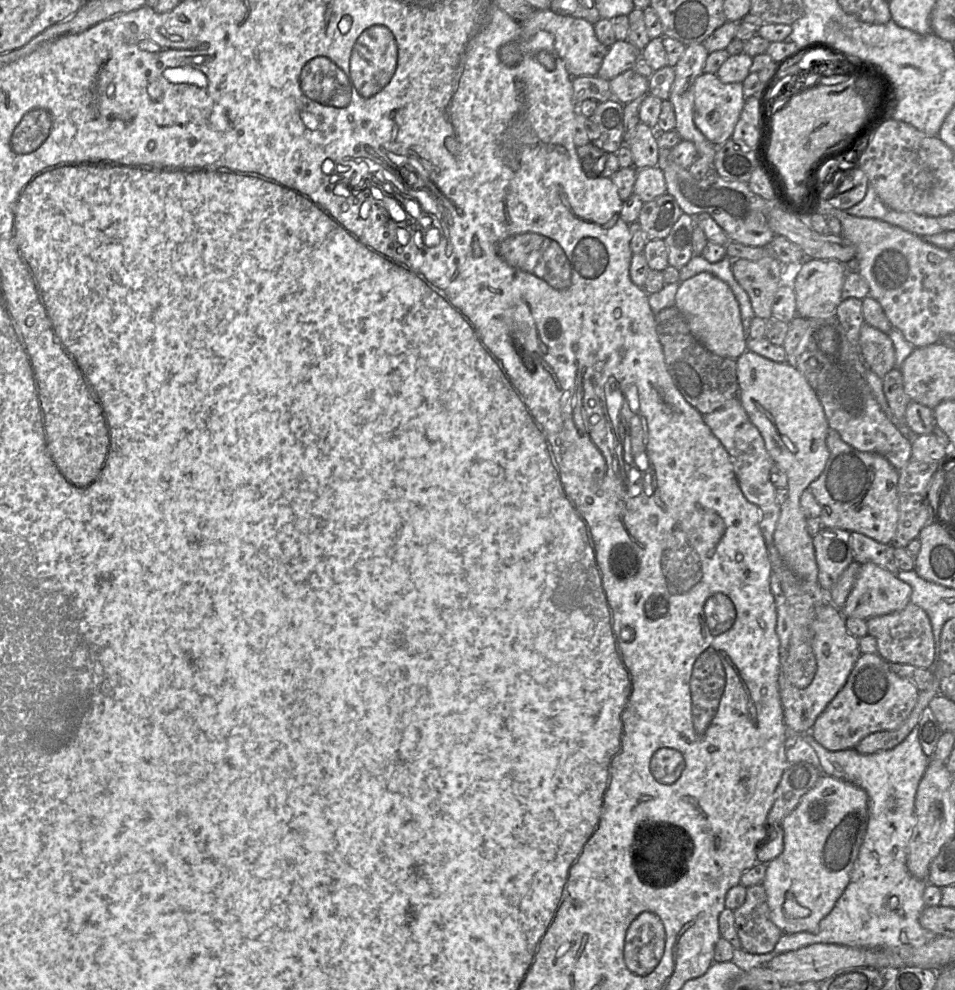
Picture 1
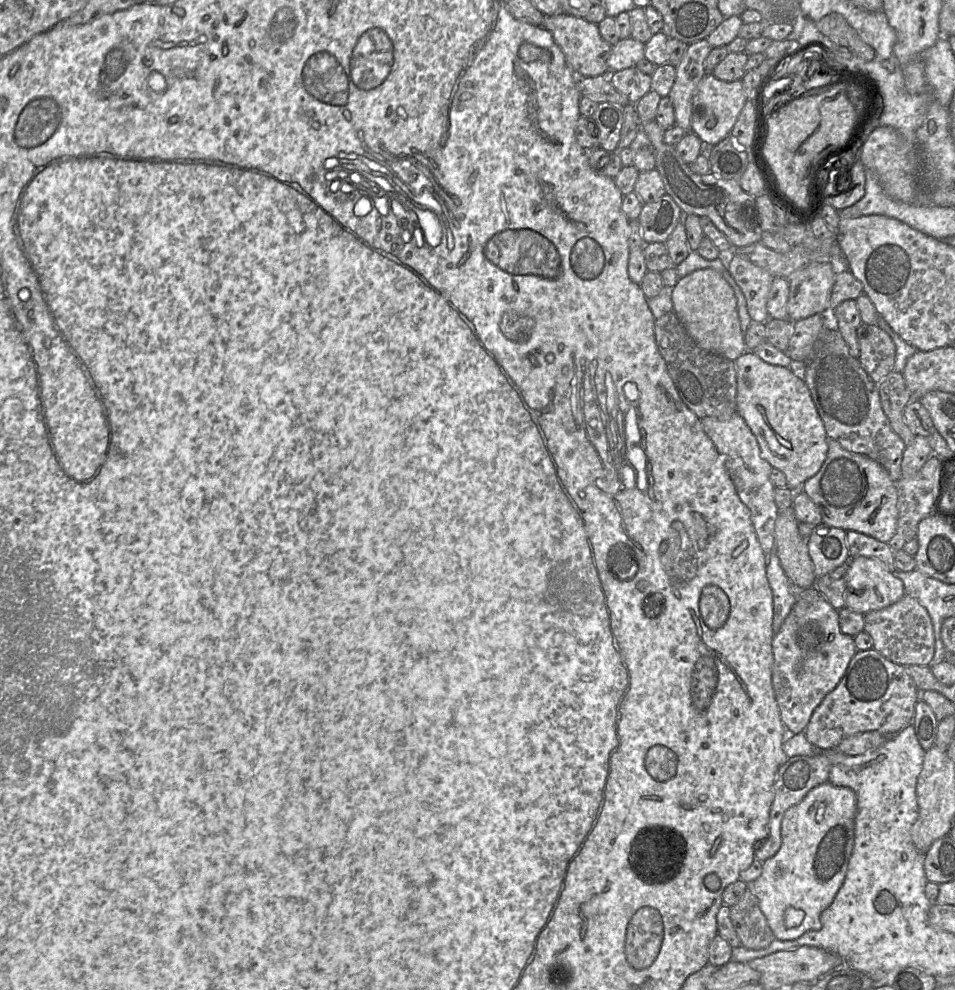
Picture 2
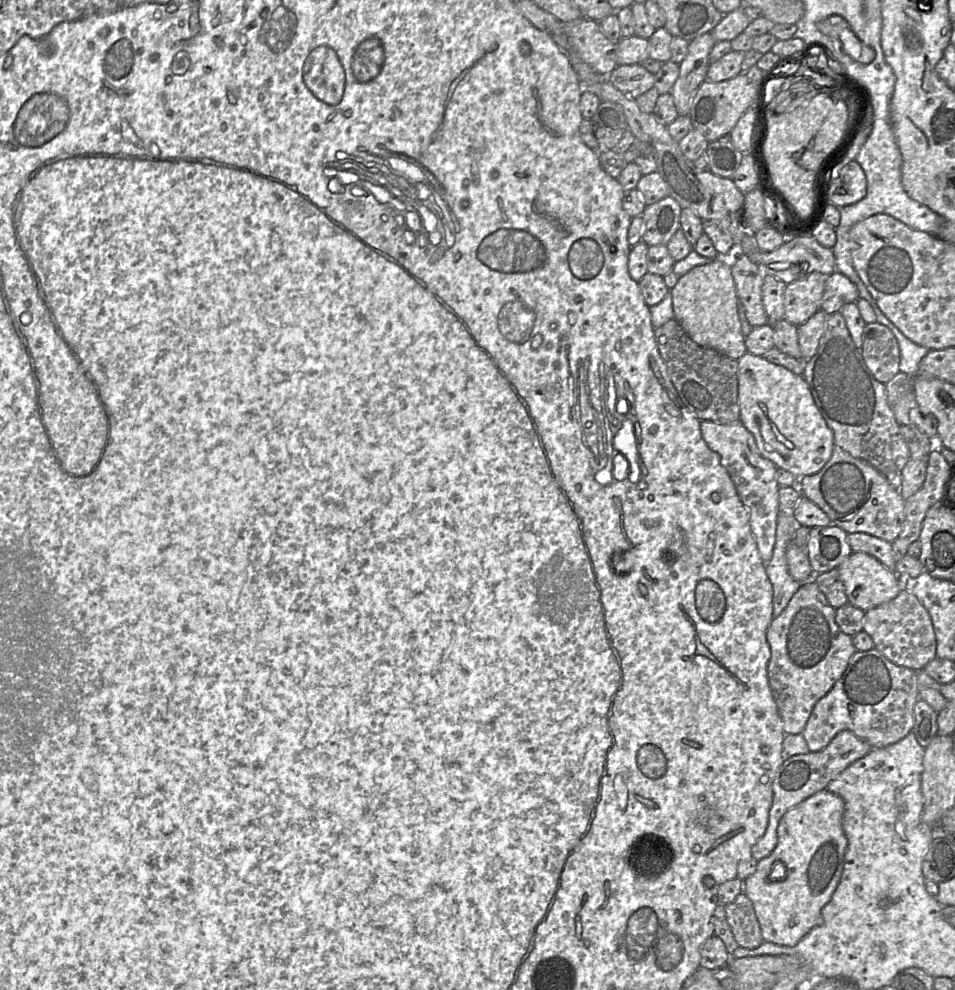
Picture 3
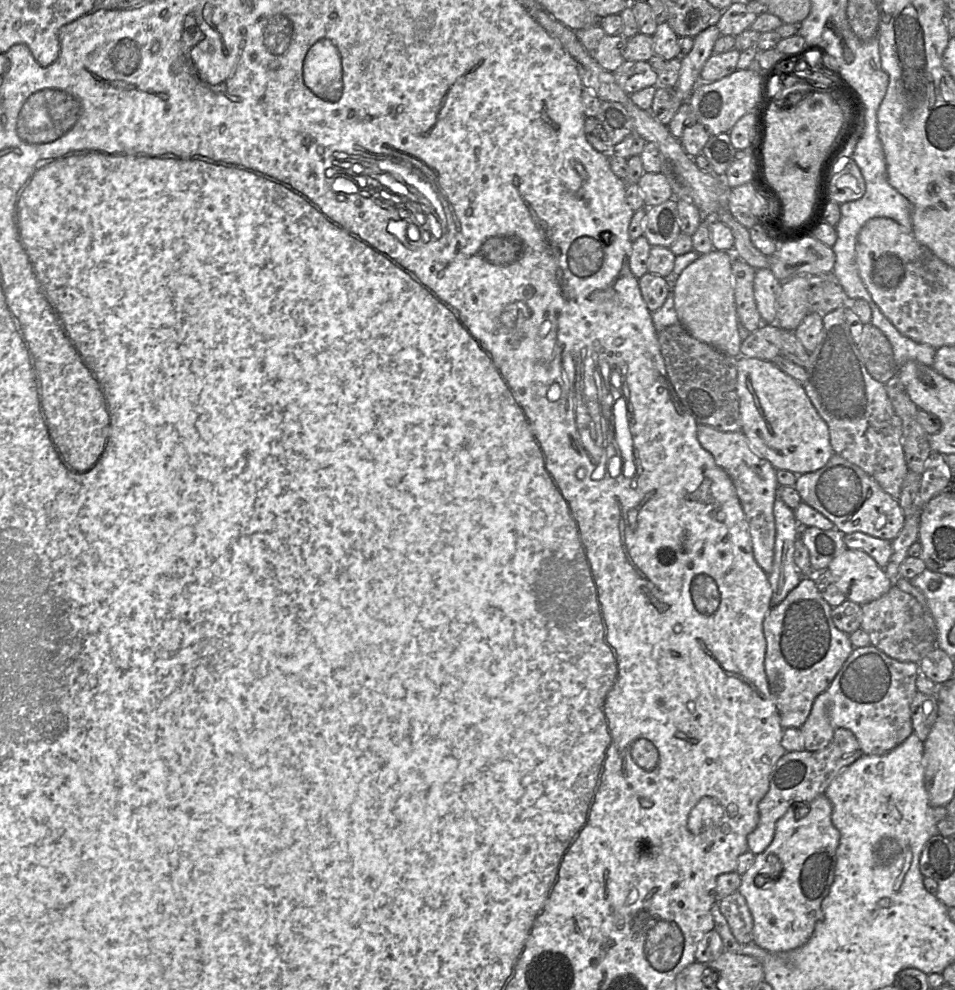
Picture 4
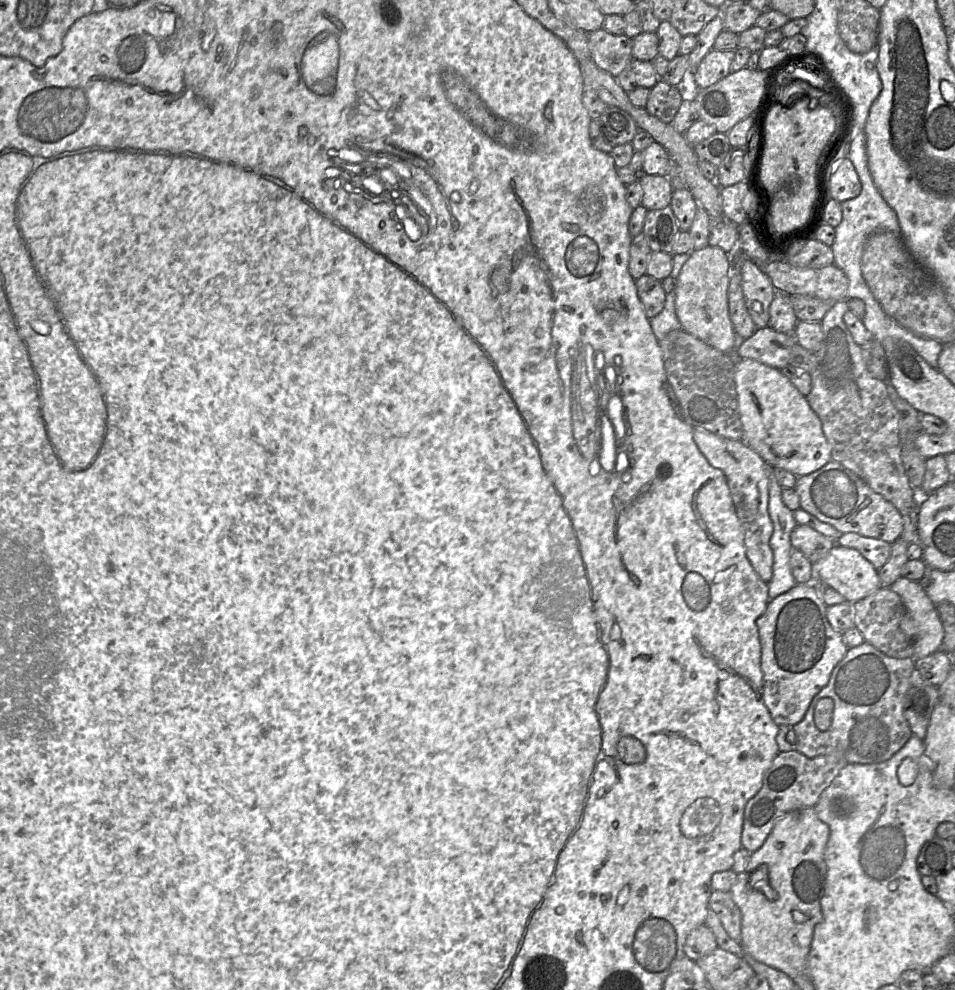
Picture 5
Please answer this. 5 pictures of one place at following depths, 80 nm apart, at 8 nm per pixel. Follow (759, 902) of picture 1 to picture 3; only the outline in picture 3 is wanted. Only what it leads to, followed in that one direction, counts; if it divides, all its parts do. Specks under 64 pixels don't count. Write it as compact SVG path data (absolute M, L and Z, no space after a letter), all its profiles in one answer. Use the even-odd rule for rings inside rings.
M744 892L725 905L725 913L734 939L740 947L753 949L763 944L753 904Z

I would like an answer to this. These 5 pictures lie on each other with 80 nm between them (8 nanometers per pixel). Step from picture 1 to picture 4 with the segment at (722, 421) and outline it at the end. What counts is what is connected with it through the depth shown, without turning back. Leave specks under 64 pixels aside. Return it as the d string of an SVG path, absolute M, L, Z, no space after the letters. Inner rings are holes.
M698 424L697 439L701 446L712 454L715 463L730 477L749 526L754 558L768 575L772 571L774 561L776 530L773 508L779 487L776 479L777 469L751 447L742 431L722 432Z

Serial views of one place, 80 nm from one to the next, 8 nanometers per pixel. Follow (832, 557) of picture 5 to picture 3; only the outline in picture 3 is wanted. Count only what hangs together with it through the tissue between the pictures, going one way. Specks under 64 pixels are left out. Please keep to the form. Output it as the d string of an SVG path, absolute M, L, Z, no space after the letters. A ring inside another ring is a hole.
M852 552L838 567L848 603L863 611L894 599L903 588L903 579L864 552Z

